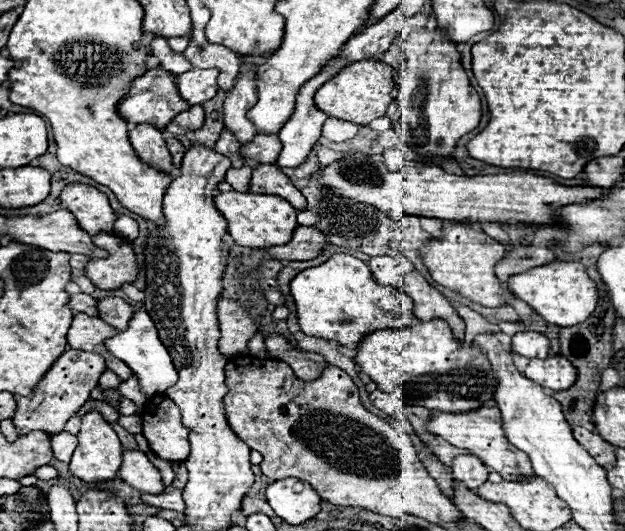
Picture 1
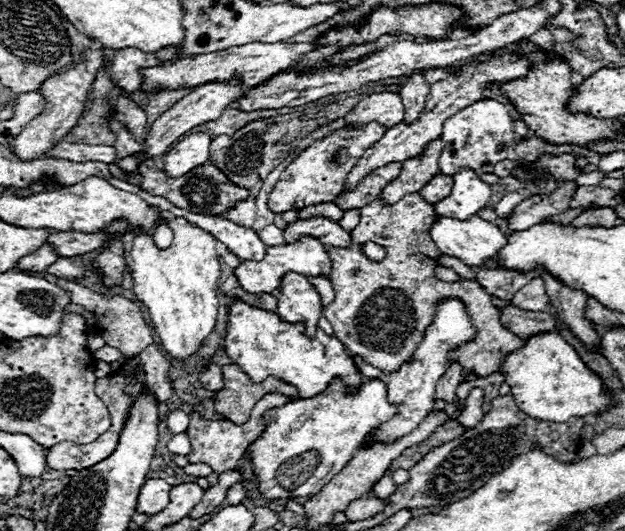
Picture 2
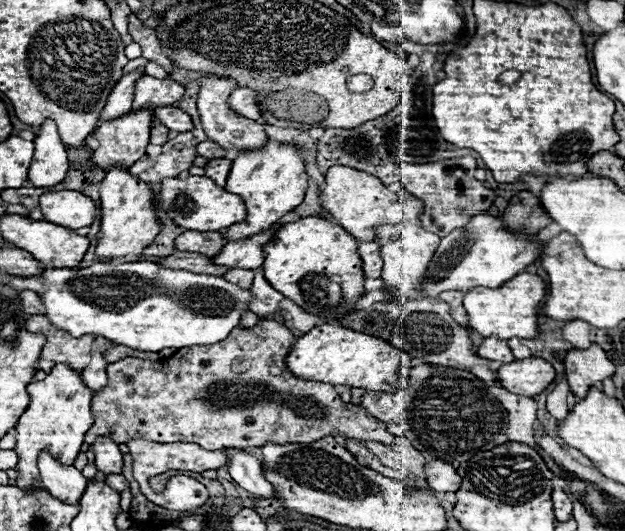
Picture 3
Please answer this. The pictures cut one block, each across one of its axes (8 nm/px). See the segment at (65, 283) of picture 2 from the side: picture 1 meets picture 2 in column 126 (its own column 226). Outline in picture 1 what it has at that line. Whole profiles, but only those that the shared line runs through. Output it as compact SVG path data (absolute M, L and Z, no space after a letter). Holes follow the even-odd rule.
M218 300L216 312L220 326L220 352L226 356L248 354L248 340L256 334L256 324L248 310L234 300Z

